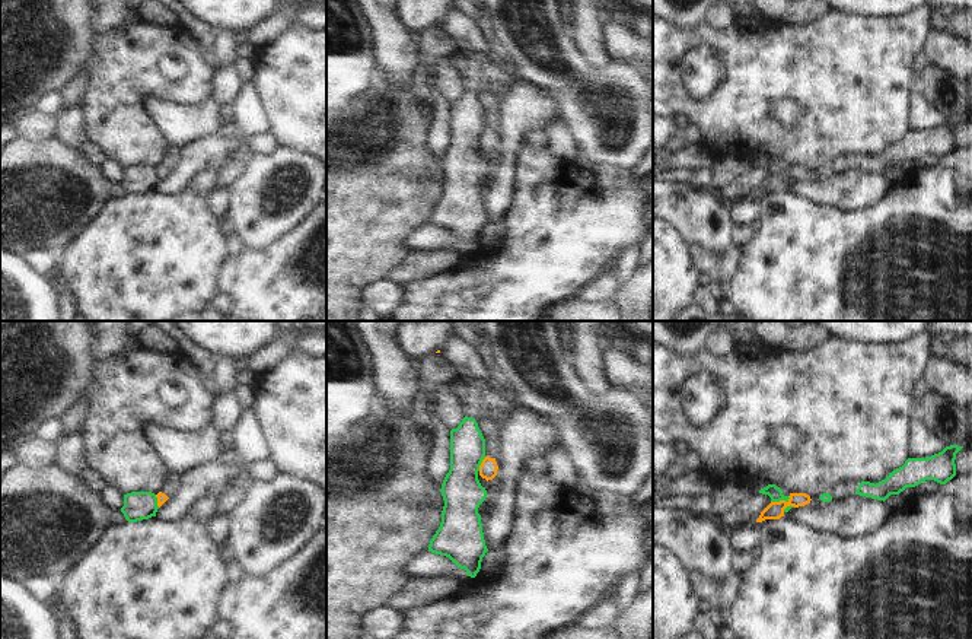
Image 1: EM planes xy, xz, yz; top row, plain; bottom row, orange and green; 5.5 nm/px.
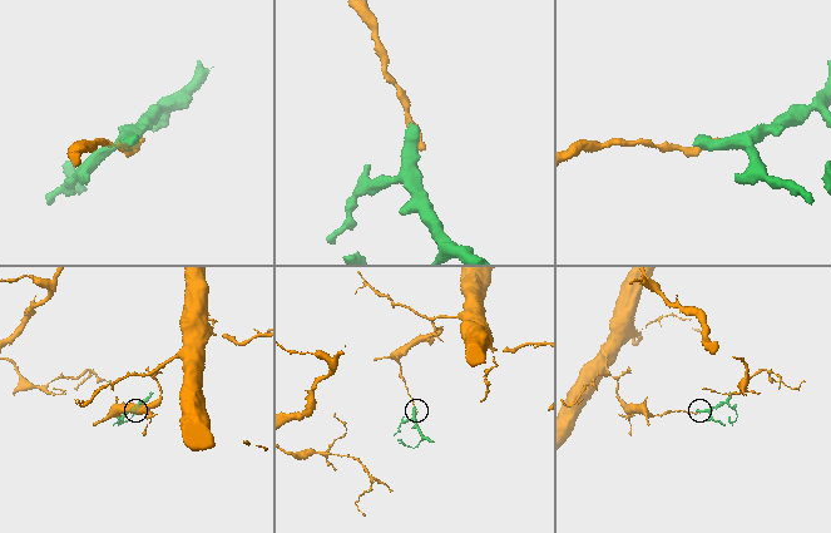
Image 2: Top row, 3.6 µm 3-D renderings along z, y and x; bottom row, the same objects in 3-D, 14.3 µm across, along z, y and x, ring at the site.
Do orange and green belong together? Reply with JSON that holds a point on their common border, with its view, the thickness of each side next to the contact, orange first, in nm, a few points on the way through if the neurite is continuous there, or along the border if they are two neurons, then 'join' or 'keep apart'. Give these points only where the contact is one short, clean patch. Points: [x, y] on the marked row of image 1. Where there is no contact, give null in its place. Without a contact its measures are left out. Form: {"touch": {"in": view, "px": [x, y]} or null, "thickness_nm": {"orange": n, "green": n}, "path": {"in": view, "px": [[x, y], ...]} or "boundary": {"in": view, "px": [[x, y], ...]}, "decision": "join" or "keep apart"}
{"touch": {"in": "yz", "px": [780, 501]}, "thickness_nm": {"orange": 100, "green": 80}, "boundary": {"in": "yz", "px": [[790, 498], [771, 502]]}, "decision": "keep apart"}

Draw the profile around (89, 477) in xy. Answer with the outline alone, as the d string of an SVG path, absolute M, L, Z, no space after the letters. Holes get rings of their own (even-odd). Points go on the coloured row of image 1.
M83 468L80 479L95 493L101 493L106 487L106 483L92 468Z

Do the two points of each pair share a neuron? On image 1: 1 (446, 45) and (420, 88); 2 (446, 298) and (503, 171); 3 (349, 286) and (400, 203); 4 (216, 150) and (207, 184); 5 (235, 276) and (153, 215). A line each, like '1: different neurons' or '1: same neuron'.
1: same neuron
2: different neurons
3: same neuron
4: different neurons
5: different neurons

